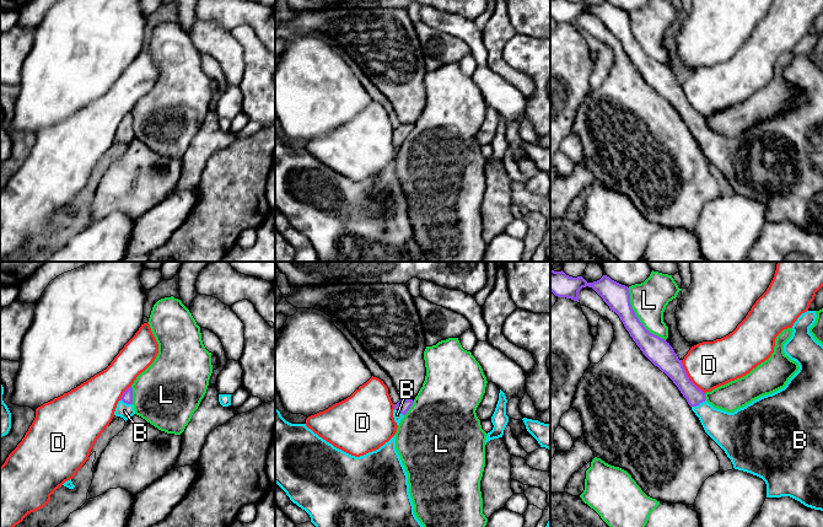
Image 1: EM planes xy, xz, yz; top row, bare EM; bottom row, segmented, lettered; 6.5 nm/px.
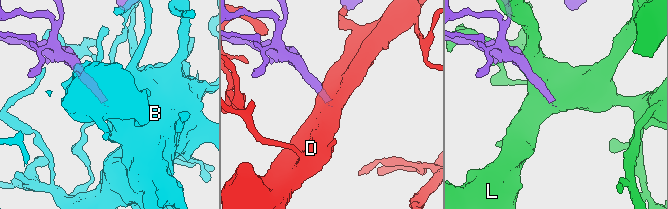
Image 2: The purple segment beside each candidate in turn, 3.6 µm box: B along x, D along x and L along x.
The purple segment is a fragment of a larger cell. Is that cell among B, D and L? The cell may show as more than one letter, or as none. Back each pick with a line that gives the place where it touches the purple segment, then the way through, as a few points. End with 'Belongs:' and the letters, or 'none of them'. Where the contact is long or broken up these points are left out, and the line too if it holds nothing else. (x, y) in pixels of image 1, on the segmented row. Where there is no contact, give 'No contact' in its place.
B: Touches purple at yz (698, 404)
Belongs: B

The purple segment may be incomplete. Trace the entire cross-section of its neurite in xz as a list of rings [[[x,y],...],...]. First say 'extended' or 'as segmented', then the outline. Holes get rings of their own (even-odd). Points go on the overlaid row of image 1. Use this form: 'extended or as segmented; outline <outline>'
extended; outline [[[400,399],[397,404],[394,404],[393,418],[397,425],[399,425],[400,420],[404,418],[407,412],[413,405],[413,399]]]

